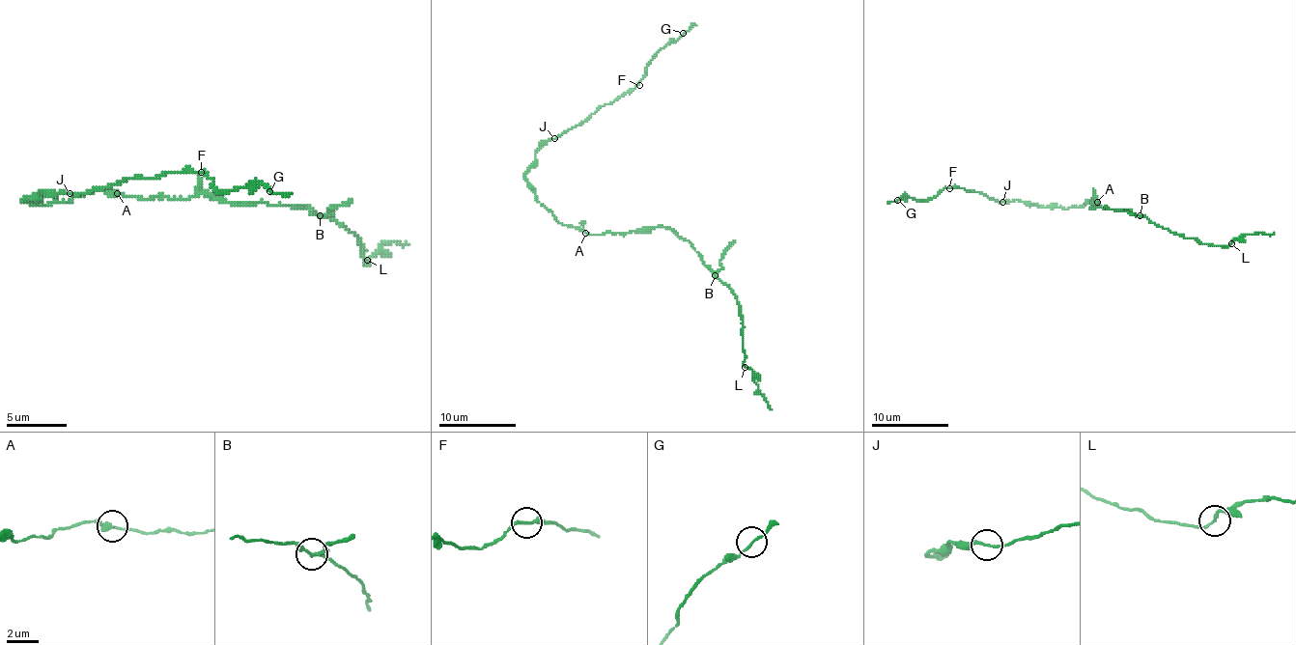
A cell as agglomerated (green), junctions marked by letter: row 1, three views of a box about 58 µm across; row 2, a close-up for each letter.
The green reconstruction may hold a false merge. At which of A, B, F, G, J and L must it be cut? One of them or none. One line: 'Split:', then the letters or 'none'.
Split: B

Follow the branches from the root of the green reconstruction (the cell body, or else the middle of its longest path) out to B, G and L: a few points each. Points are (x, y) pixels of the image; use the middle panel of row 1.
B: (579, 231), (601, 235), (669, 227), (690, 244), (714, 275)
G: (579, 231), (562, 225), (537, 200), (525, 171), (549, 140), (630, 93), (647, 73), (650, 60), (683, 33)
L: (579, 231), (601, 235), (669, 227), (685, 238), (737, 300), (743, 321), (745, 367)

